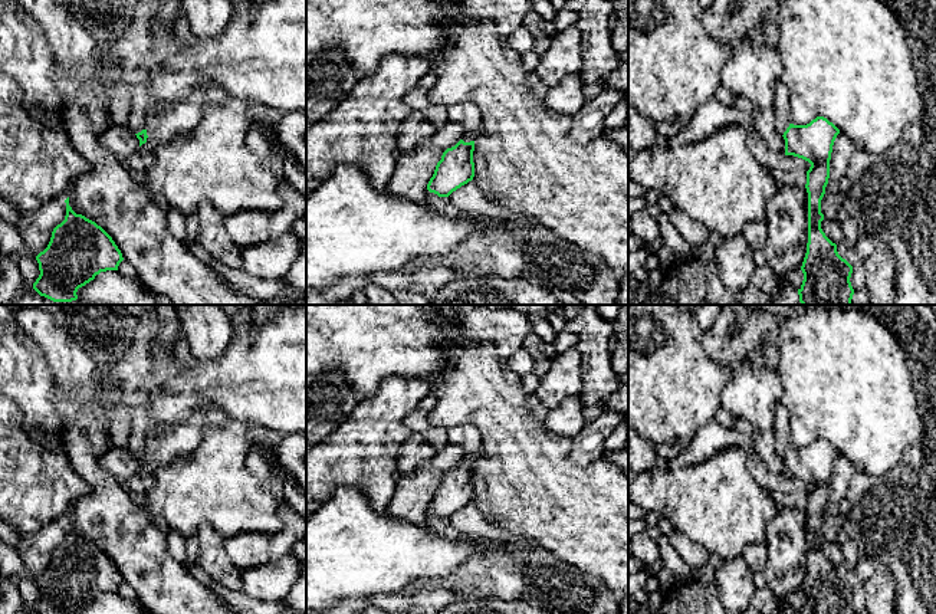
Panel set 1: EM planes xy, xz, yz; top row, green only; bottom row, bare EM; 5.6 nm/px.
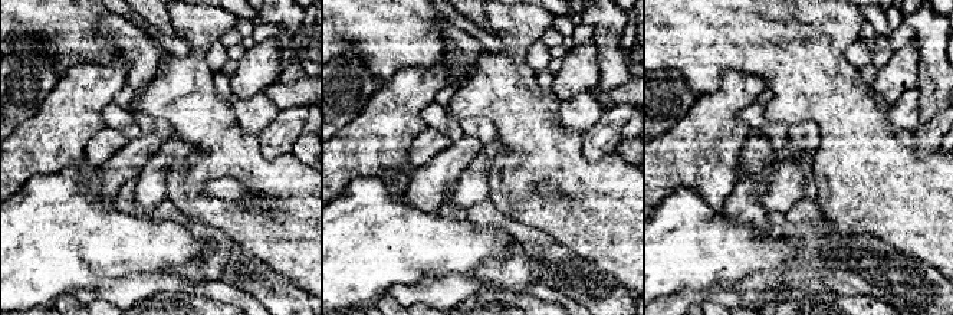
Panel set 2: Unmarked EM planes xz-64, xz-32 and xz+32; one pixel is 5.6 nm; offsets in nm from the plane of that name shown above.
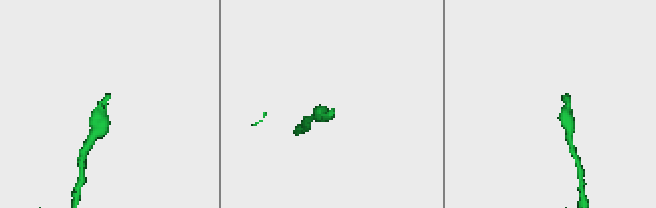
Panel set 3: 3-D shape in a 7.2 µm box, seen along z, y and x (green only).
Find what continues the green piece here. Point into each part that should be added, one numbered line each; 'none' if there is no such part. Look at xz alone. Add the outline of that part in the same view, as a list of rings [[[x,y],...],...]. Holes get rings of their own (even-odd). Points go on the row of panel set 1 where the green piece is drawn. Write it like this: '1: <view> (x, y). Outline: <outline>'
1: xz (468, 137). Outline: [[[477,129],[477,131],[473,131],[473,132],[466,132],[462,139],[464,142],[476,141],[482,135],[482,132],[483,132],[483,129]]]

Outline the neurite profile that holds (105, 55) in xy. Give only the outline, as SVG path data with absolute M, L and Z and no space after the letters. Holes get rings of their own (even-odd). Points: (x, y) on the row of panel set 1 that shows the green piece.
M138 0L131 24L125 35L111 47L99 47L101 81L111 89L125 83L131 88L144 85L154 102L168 106L187 101L194 91L208 91L211 85L223 88L236 104L260 102L277 115L300 111L306 114L306 0L263 0L257 7L252 3L233 10L219 37L180 39L174 26L164 26L155 0Z

